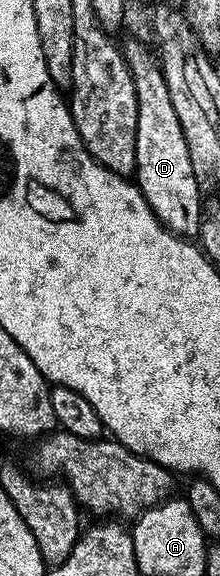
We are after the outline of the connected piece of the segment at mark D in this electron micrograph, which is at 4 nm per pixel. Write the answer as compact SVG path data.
M129 40L123 44L123 51L127 66L133 75L135 94L139 102L135 138L135 183L140 188L143 198L147 198L147 206L151 206L151 210L164 228L182 238L196 237L201 231L203 215L200 188L202 185L191 166L191 154L187 154L187 138L183 138L183 126L179 126L179 117L175 115L175 109L171 106L171 97L158 57L151 48L149 53L148 46L140 44L137 40Z

